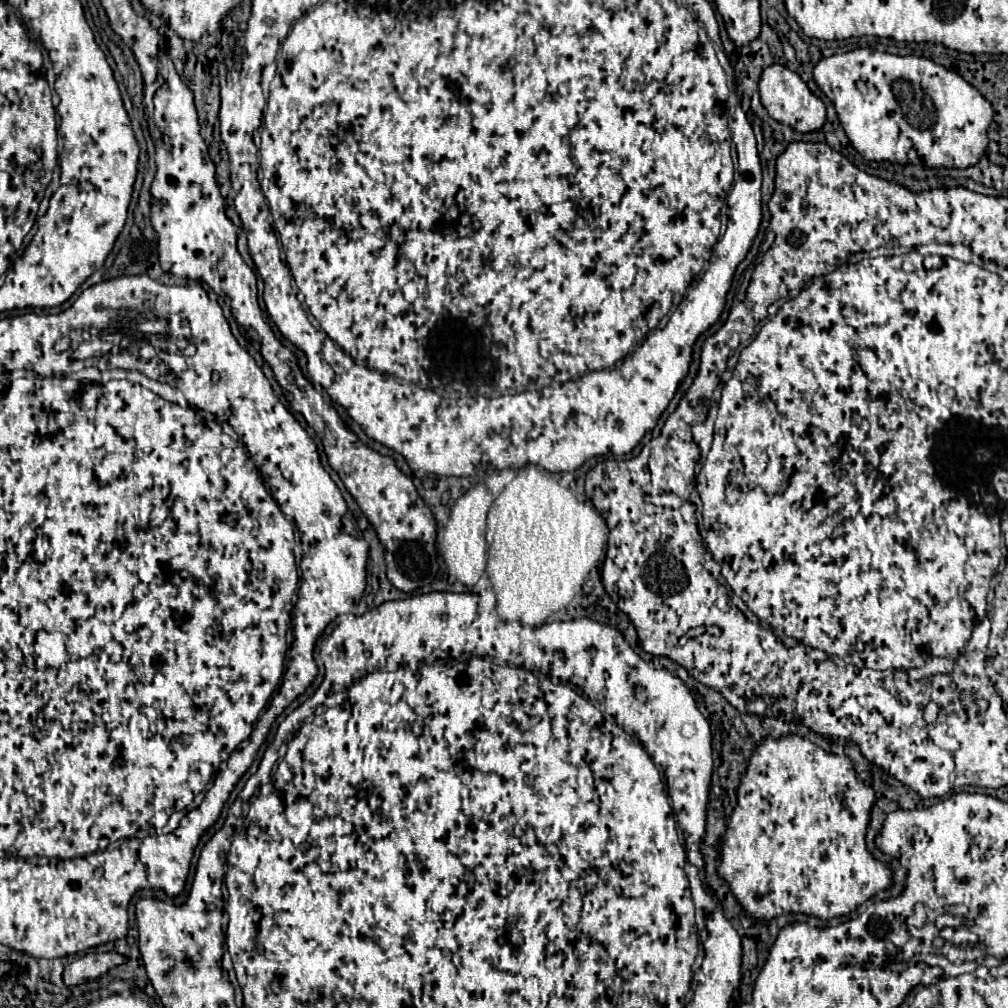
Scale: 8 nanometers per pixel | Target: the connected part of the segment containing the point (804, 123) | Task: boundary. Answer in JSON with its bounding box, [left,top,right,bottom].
[760,64,826,132]

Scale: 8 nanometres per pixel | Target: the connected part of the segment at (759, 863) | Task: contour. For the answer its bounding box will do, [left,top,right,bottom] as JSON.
[718,736,892,922]

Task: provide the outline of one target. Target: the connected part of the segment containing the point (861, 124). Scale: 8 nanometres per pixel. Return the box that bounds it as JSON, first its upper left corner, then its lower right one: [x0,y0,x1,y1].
[814,48,994,168]

